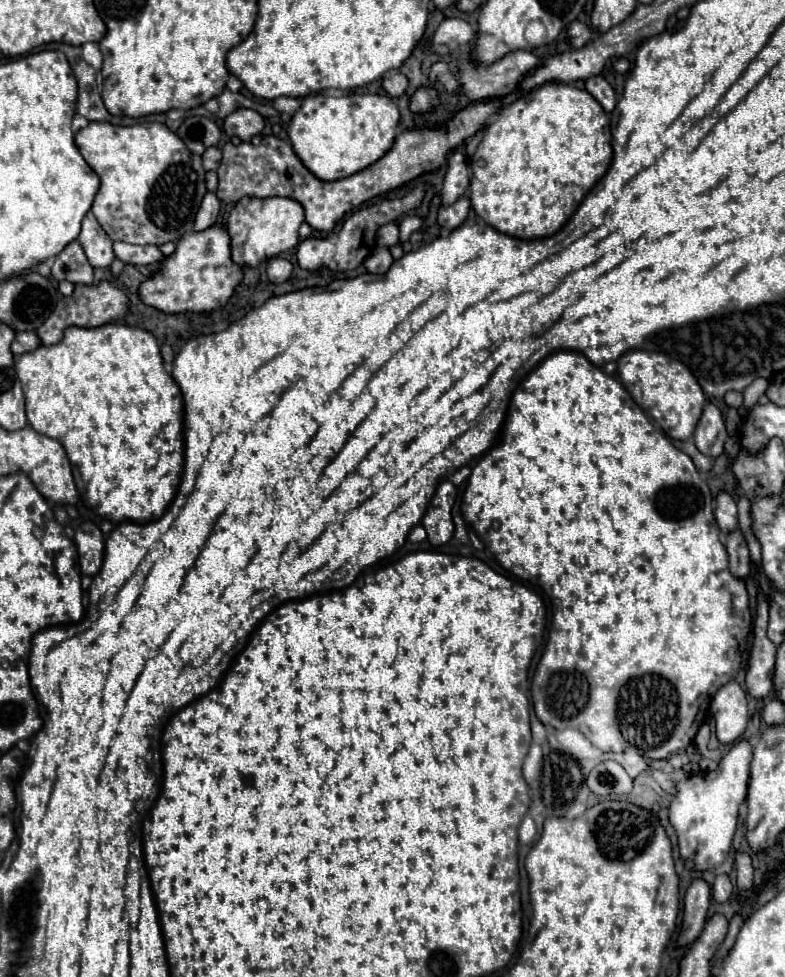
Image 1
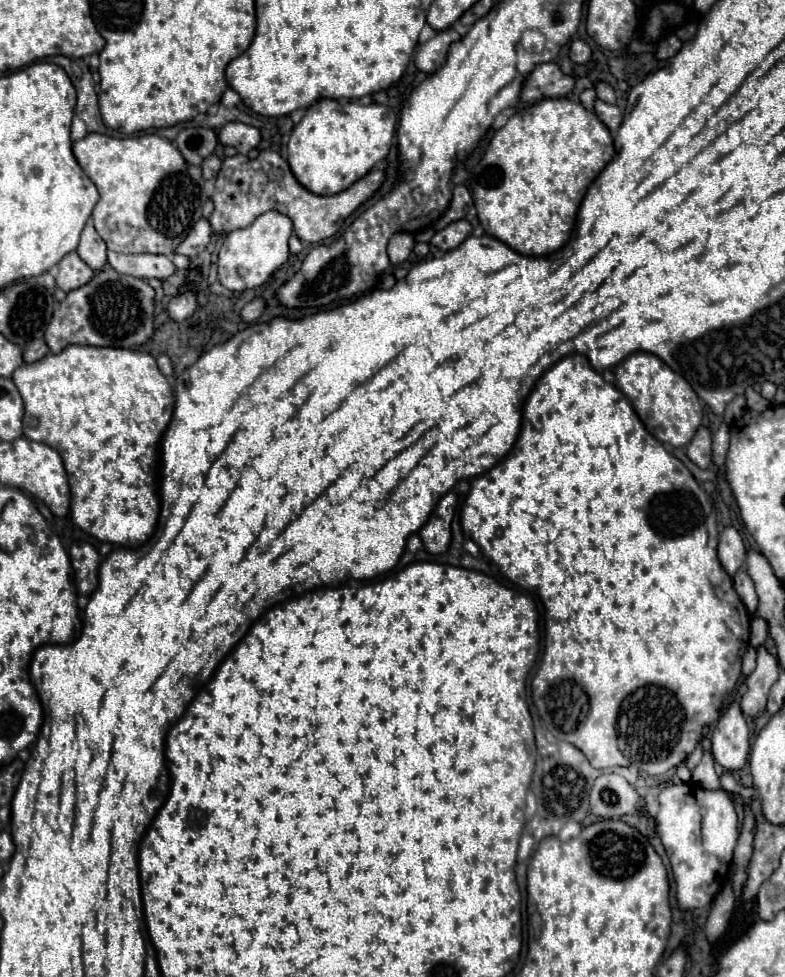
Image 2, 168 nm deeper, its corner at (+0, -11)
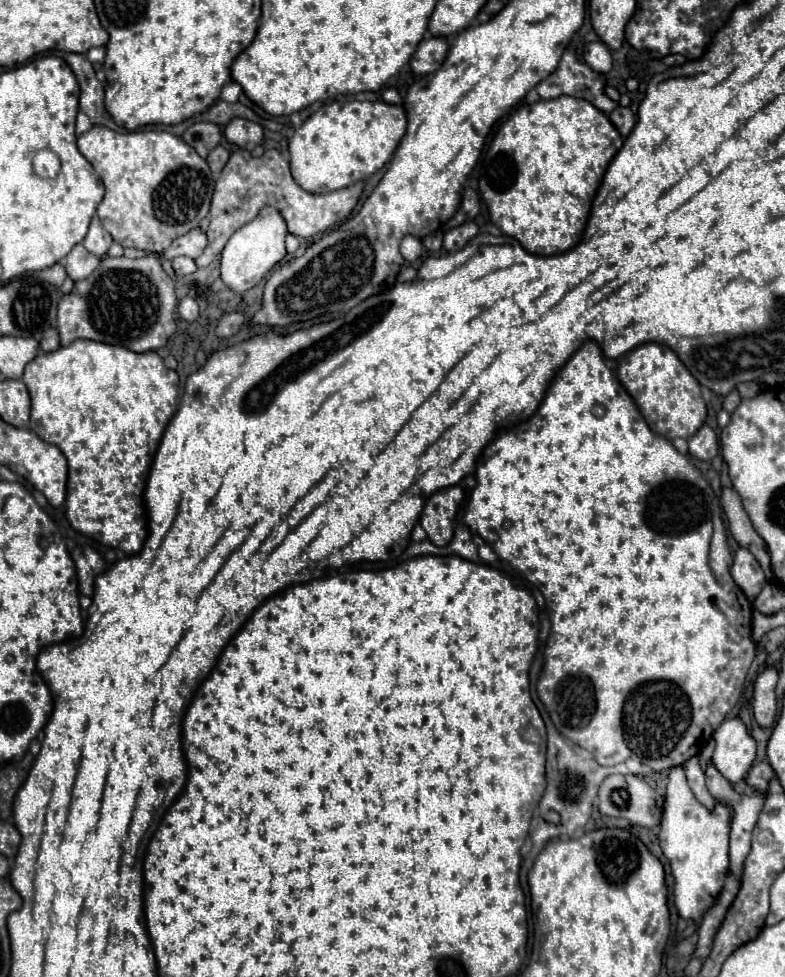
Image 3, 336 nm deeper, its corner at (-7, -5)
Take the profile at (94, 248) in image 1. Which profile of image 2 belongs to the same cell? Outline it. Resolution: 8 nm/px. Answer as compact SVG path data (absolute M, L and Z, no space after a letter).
M89 220L81 232L81 242L77 246L77 254L91 270L103 270L107 264L107 246L101 240L101 236L95 232L93 220Z

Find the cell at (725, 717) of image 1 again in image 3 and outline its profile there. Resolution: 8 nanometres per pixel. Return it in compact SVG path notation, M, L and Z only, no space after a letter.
M738 716L726 718L714 732L714 742L712 766L716 766L730 784L744 780L756 756L756 742L748 734L744 722Z

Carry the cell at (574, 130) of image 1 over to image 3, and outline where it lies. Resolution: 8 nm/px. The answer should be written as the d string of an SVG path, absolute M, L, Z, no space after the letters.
M558 96L554 100L538 100L536 104L524 104L520 108L516 108L516 112L500 126L500 130L496 132L490 148L486 150L484 158L482 158L482 170L480 170L480 182L478 182L478 188L480 188L480 196L482 200L486 202L488 206L488 212L490 212L490 220L500 226L500 230L512 238L516 238L524 250L528 250L530 254L538 254L538 256L554 256L554 254L564 254L568 252L572 246L576 246L576 242L580 242L580 238L584 236L584 226L588 222L588 214L590 214L590 206L592 206L592 200L596 196L596 190L600 188L600 182L602 182L602 176L604 176L604 170L608 168L610 160L616 156L616 152L620 150L624 138L620 136L620 132L612 126L612 122L608 120L608 116L598 110L596 106L592 106L588 100L582 100L582 98L574 98L574 96Z

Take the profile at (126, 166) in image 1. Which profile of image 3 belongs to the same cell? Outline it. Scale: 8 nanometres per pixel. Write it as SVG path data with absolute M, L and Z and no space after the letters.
M92 126L86 134L77 136L78 150L94 166L96 176L104 182L104 200L96 206L94 216L102 220L102 226L110 232L114 242L124 248L138 248L146 252L166 250L178 236L198 228L200 220L208 214L210 198L214 190L214 178L204 158L192 150L182 138L164 130L138 130L118 134L106 126Z

